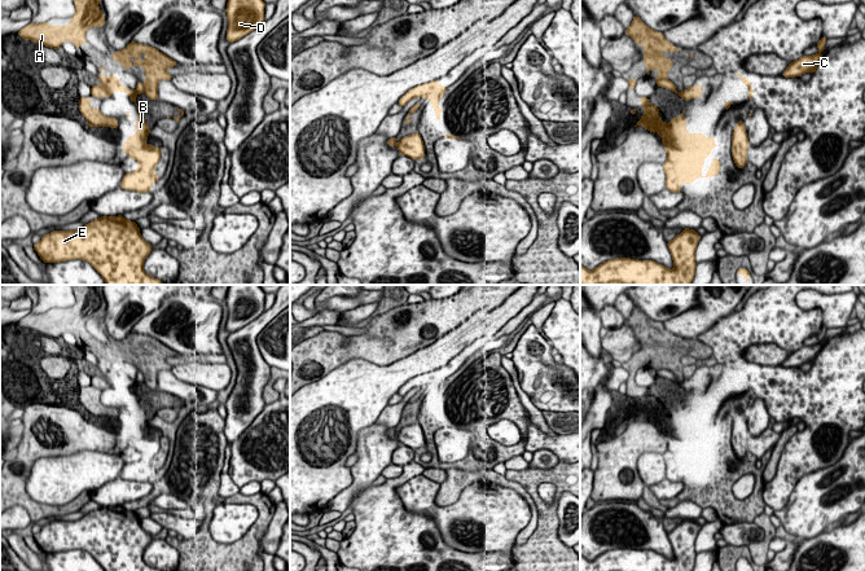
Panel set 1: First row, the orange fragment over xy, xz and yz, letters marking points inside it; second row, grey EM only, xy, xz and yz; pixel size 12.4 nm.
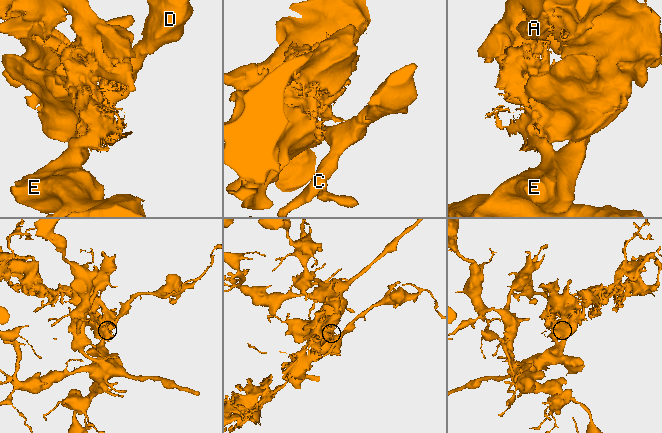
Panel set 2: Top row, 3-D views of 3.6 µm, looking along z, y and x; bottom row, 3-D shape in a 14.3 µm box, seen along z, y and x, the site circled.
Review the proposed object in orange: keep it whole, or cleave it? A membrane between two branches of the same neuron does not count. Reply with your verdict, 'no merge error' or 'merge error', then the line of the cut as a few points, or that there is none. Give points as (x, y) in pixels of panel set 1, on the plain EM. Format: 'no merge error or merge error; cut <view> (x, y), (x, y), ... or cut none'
merge error; cut xy (131, 462), (143, 473), (143, 479)

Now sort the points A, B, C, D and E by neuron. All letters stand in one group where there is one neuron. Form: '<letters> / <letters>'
A B / C D E

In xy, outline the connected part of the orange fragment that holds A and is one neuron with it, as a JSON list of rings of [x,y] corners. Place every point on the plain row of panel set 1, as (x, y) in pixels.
[[[71,285],[75,304],[67,316],[51,316],[44,313],[30,313],[17,324],[25,330],[32,330],[40,335],[52,337],[60,341],[62,331],[71,331],[76,339],[80,334],[87,334],[85,322],[92,317],[104,317],[105,306],[98,293],[102,285]]]

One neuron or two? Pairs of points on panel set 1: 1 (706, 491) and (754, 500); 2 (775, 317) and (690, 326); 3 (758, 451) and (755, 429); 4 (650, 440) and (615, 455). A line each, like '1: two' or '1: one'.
1: one
2: two
3: two
4: one

